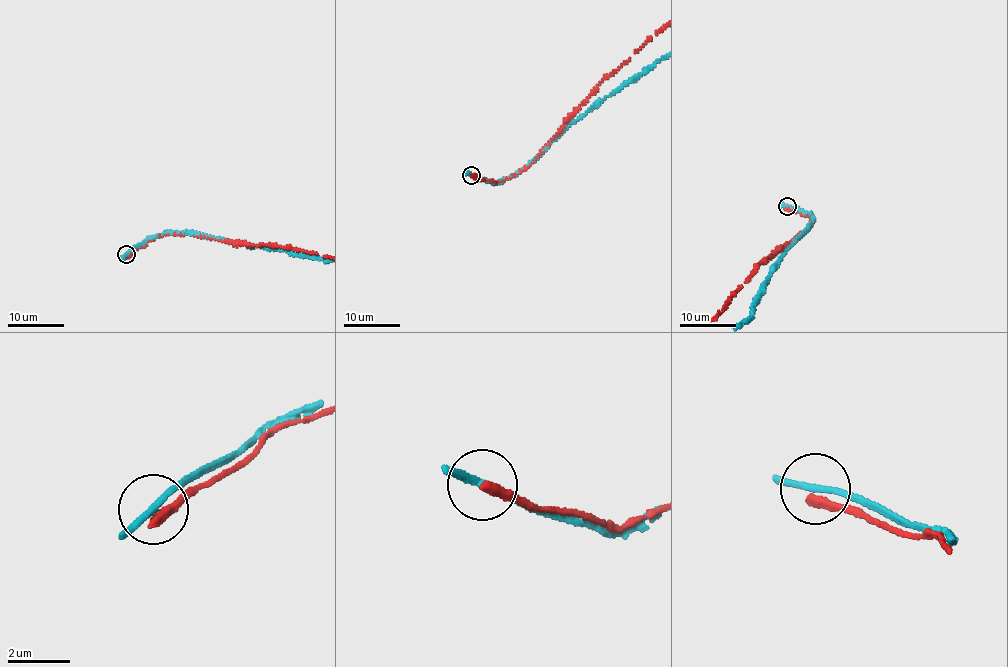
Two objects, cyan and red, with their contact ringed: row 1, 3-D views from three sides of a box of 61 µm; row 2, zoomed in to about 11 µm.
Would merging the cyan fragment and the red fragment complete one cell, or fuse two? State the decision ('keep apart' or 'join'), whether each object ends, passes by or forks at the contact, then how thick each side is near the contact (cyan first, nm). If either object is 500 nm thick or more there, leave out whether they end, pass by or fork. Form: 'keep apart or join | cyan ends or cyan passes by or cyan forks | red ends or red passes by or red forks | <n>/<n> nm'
keep apart | cyan passes by | red ends | 200/320 nm

